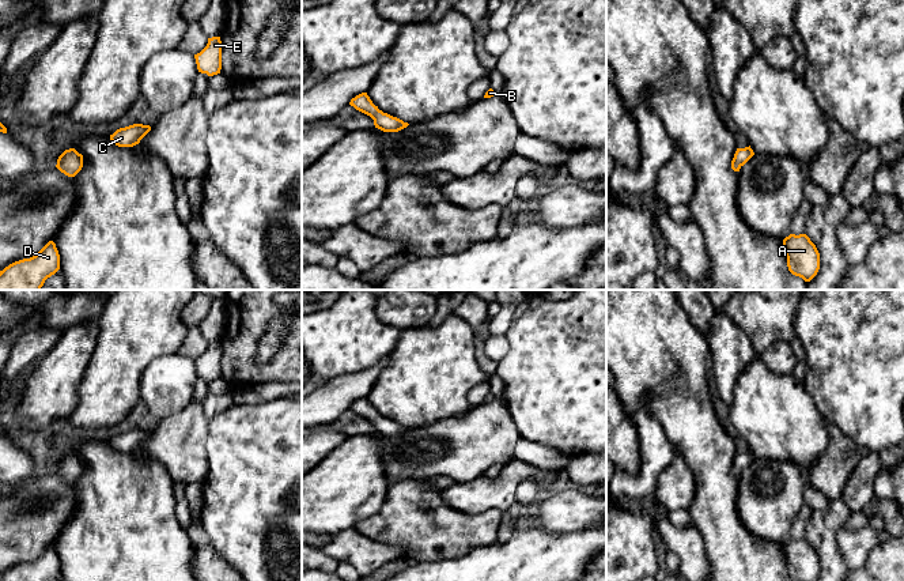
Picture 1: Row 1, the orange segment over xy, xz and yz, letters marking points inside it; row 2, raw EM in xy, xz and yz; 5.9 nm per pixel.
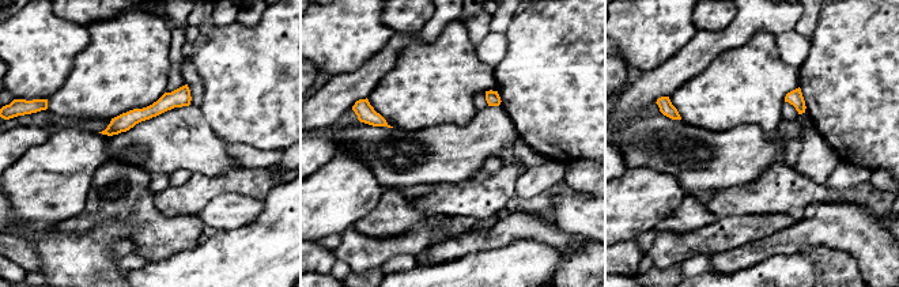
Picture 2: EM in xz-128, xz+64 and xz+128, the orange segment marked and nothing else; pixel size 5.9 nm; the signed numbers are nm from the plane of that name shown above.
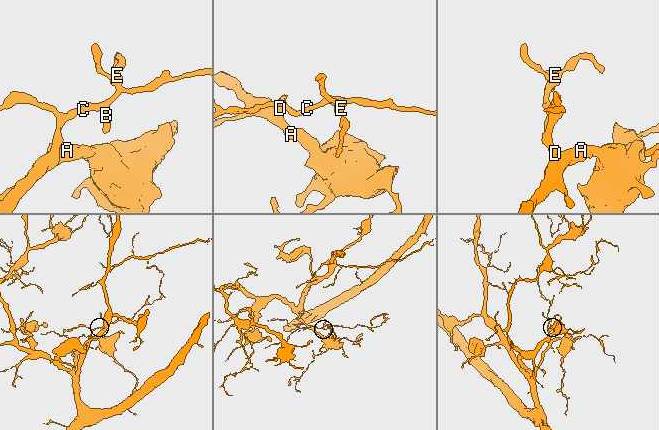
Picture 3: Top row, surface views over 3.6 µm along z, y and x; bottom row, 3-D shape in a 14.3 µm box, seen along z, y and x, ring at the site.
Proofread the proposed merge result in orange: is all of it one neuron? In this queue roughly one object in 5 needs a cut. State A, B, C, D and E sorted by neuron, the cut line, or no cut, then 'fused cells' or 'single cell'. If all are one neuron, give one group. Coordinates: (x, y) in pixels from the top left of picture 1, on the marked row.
A B C D E | no cut | single cell

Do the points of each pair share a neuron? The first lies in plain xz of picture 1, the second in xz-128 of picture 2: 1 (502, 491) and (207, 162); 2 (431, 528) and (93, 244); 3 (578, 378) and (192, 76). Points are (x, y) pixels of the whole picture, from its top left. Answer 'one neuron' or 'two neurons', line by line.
1: two neurons
2: two neurons
3: two neurons

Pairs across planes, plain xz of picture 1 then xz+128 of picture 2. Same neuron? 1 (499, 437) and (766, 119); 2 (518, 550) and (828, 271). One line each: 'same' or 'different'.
1: different
2: different

